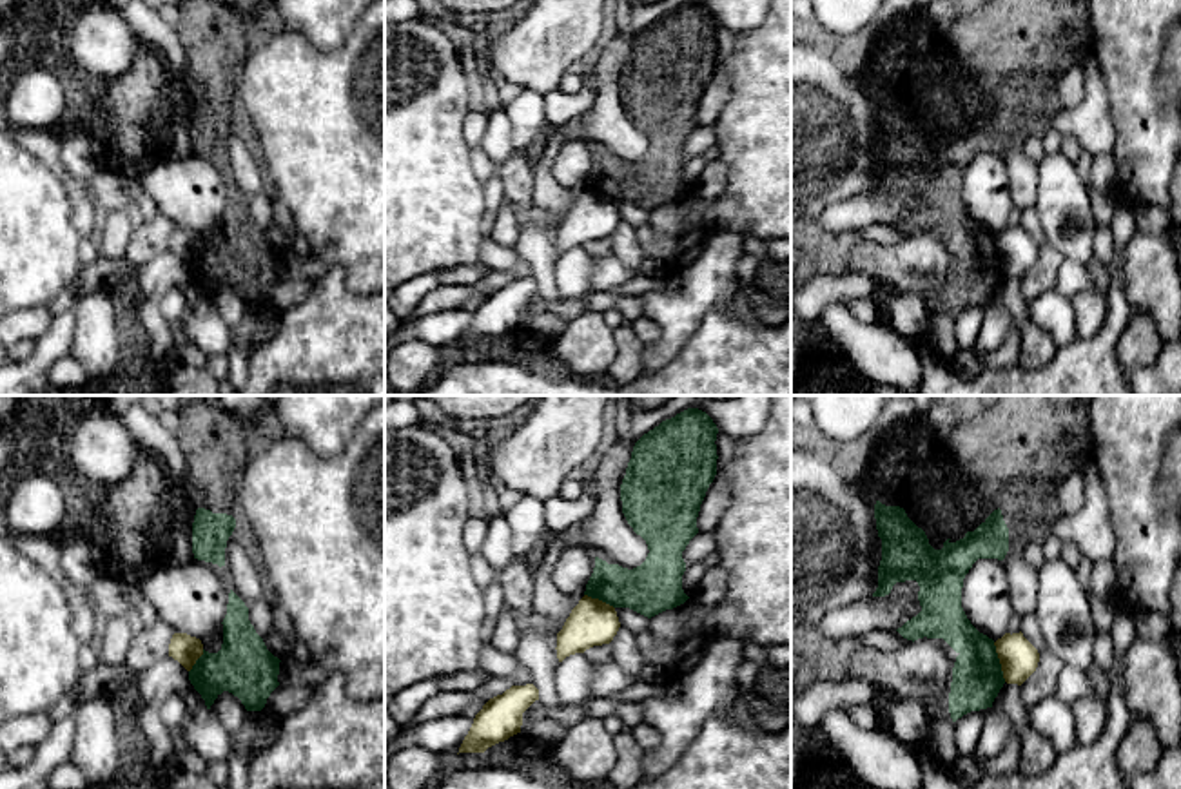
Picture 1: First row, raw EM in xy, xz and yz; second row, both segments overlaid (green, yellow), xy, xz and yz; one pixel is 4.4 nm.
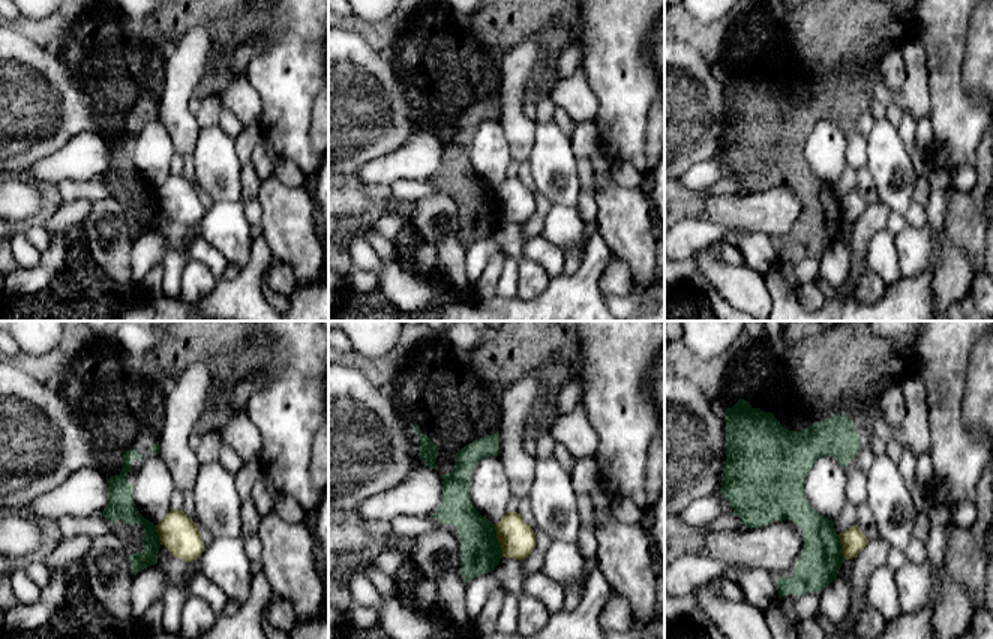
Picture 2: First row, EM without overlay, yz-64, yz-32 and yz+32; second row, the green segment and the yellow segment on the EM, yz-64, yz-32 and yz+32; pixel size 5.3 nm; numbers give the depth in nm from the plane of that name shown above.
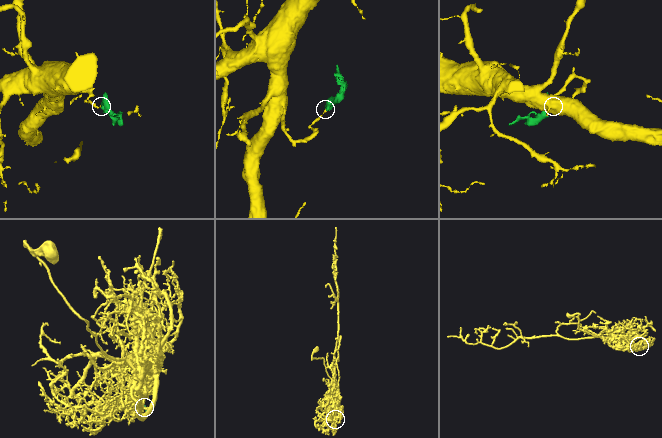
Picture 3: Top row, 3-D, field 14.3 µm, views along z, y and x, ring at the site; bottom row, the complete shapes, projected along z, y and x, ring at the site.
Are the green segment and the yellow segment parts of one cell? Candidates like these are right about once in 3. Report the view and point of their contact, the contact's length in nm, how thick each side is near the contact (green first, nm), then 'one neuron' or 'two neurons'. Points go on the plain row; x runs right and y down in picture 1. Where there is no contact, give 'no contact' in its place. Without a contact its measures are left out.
meets green in yz at (998, 256); contact 190 nm long; 220 nm thick on the green side, 170 nm on the other; two neurons

